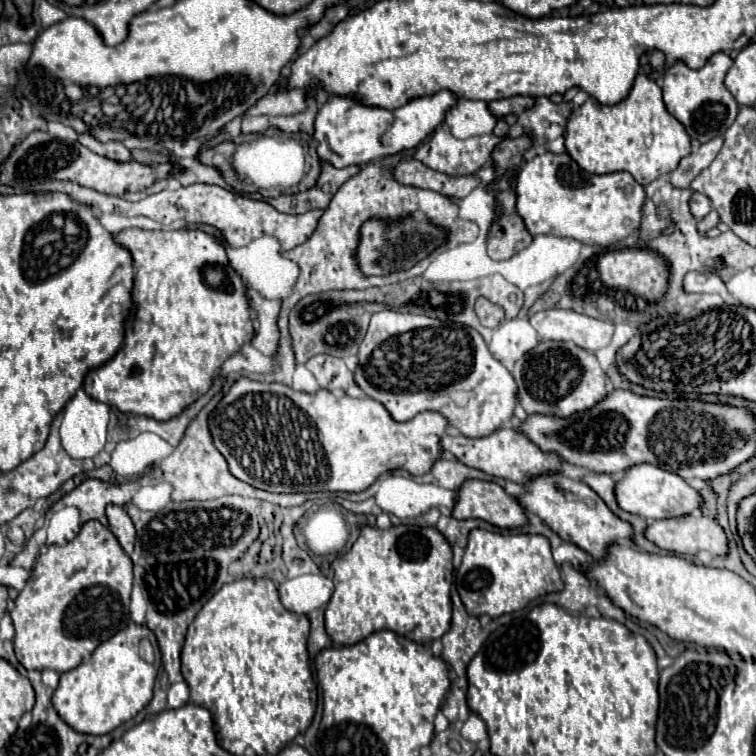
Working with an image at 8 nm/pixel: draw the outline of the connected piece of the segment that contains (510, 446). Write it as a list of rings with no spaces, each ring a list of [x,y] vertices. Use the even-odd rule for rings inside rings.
[[[498,428],[488,436],[482,438],[466,438],[466,436],[442,436],[440,440],[442,448],[452,452],[456,456],[456,460],[460,460],[462,464],[482,470],[490,476],[496,478],[504,478],[504,480],[512,480],[512,482],[526,482],[532,476],[538,474],[546,474],[546,472],[556,472],[560,470],[562,460],[556,454],[544,454],[538,446],[534,446],[524,434],[520,434],[514,428]]]

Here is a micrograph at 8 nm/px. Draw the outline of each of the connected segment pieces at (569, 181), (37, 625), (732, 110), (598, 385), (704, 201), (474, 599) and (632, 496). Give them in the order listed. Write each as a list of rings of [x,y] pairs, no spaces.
[[[538,154],[522,164],[514,180],[516,212],[524,220],[530,234],[570,236],[582,244],[610,246],[630,236],[640,226],[644,188],[628,172],[612,172],[604,176],[584,172],[568,154]]]
[[[84,522],[78,536],[66,546],[46,546],[10,612],[16,628],[14,652],[18,662],[26,670],[50,668],[60,674],[76,668],[92,656],[100,642],[128,626],[130,590],[132,560],[100,522]]]
[[[718,52],[698,70],[688,68],[684,62],[676,62],[664,74],[662,90],[666,110],[676,116],[684,124],[688,136],[696,138],[698,142],[708,142],[716,136],[722,136],[738,114],[738,102],[724,86],[724,76],[730,66],[732,58],[724,52]]]
[[[540,342],[532,352],[516,360],[512,376],[518,384],[518,402],[528,414],[540,412],[540,414],[552,414],[552,416],[566,418],[574,412],[592,408],[596,402],[600,402],[600,398],[606,396],[606,384],[604,384],[606,374],[602,372],[596,356],[592,356],[590,352],[586,352],[584,348],[572,342]]]
[[[694,192],[692,198],[690,198],[690,210],[692,210],[692,214],[700,220],[700,218],[704,218],[704,216],[712,210],[712,204],[710,204],[710,200],[708,200],[704,194]]]
[[[472,530],[462,566],[456,574],[456,588],[468,614],[488,614],[490,618],[496,618],[520,610],[538,596],[560,592],[564,584],[560,578],[560,570],[552,560],[550,542],[544,536]]]
[[[652,464],[630,466],[626,470],[624,478],[620,478],[616,482],[614,494],[616,494],[616,502],[622,510],[626,510],[630,514],[638,514],[646,520],[684,516],[684,514],[694,512],[702,504],[700,494],[692,486],[688,486],[680,476],[676,476],[672,472],[666,472],[666,470],[662,470],[658,466],[652,466]]]

